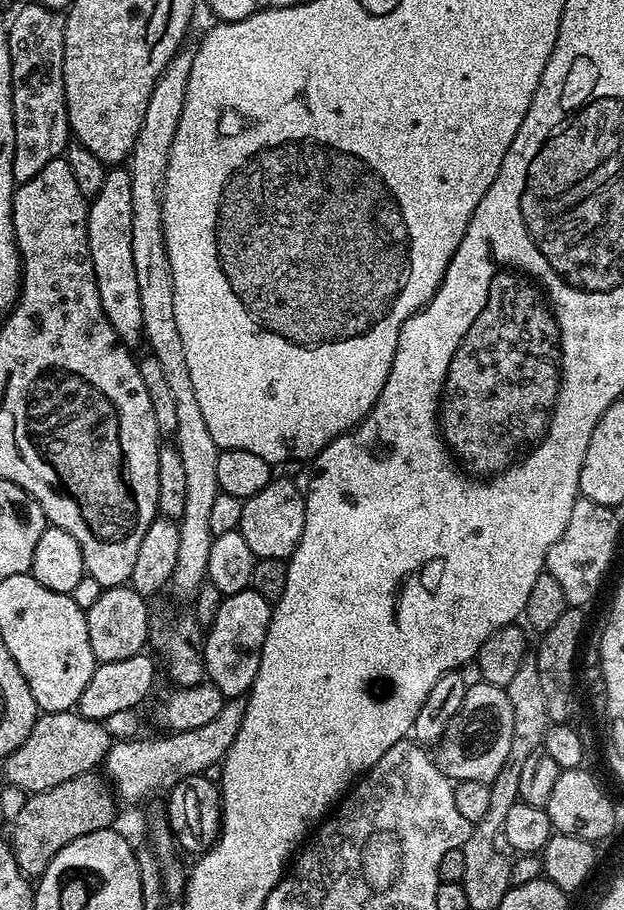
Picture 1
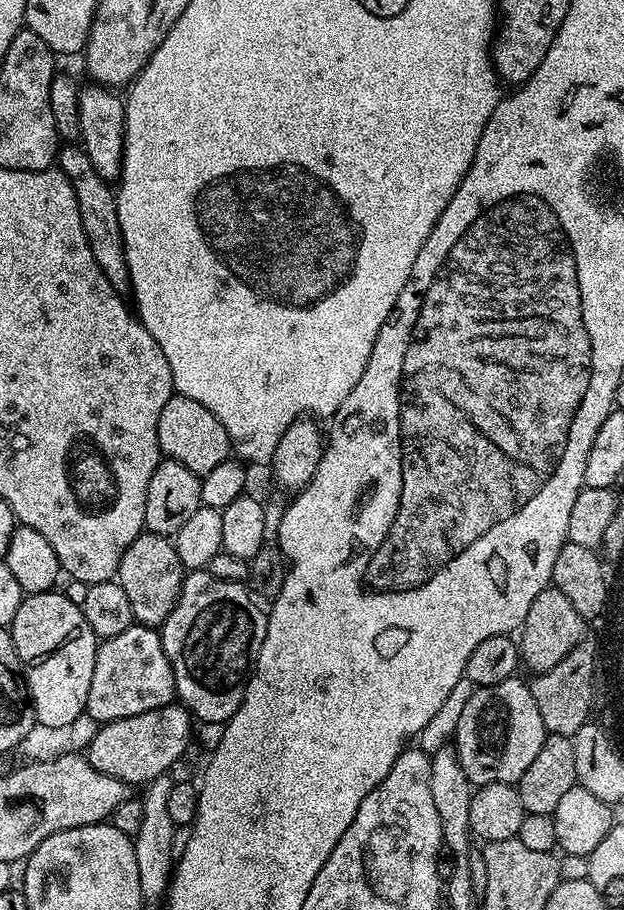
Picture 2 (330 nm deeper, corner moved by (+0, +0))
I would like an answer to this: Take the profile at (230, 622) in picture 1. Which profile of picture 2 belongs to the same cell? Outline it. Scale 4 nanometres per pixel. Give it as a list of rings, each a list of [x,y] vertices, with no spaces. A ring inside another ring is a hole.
[[[192,570],[185,575],[178,602],[158,631],[164,653],[172,667],[179,703],[197,721],[205,720],[208,724],[220,726],[230,719],[234,710],[238,710],[246,694],[248,677],[252,675],[252,669],[262,650],[267,625],[265,609],[250,602],[250,594],[244,584],[222,582],[206,570]]]

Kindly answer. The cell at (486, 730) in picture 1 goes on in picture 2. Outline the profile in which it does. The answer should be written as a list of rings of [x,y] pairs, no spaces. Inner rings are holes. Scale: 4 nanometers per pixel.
[[[513,678],[473,691],[470,702],[466,702],[466,707],[462,709],[462,718],[458,718],[454,747],[462,762],[462,770],[466,770],[473,785],[502,782],[516,786],[519,785],[522,774],[526,774],[530,762],[534,762],[538,750],[542,750],[545,735],[542,714],[538,714],[538,702],[534,702],[531,687],[525,681],[523,684],[520,678]]]

